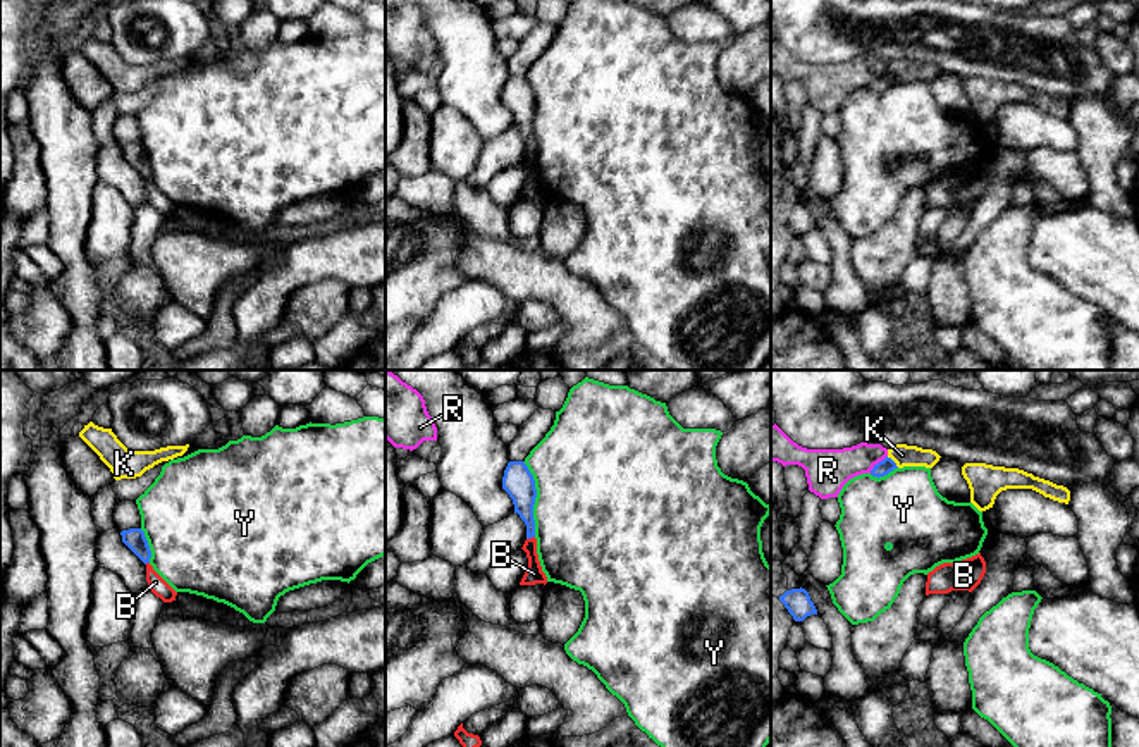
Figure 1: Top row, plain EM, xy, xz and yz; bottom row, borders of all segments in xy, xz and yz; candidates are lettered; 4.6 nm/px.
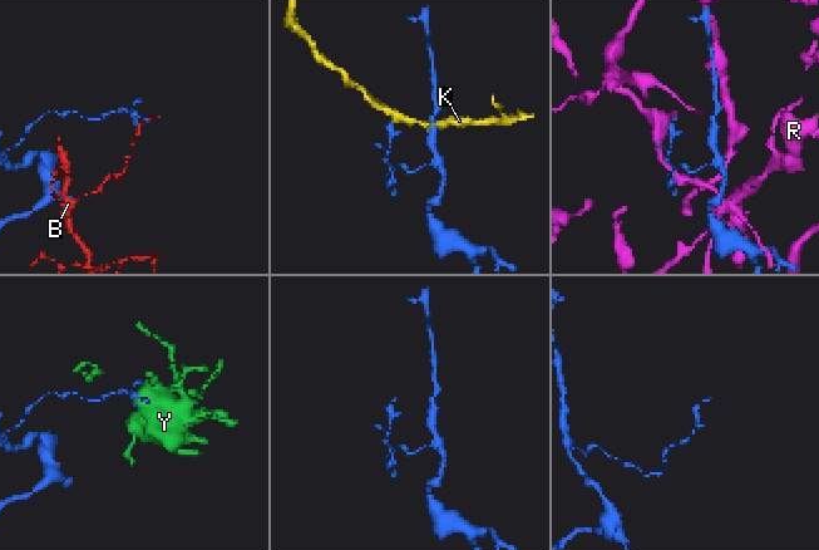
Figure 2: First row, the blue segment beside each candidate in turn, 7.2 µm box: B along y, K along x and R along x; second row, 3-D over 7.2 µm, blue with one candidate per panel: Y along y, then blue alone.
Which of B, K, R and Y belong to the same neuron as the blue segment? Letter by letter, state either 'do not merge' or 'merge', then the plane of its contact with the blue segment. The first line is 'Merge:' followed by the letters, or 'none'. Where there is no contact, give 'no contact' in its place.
Merge: none
B: do not merge | xz
K: do not merge | yz
R: do not merge | yz
Y: do not merge | xz

